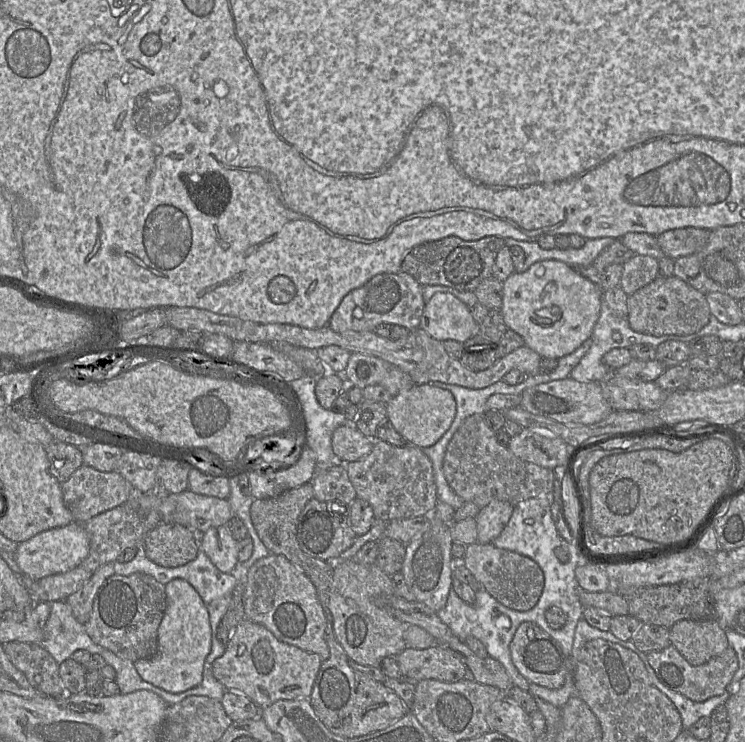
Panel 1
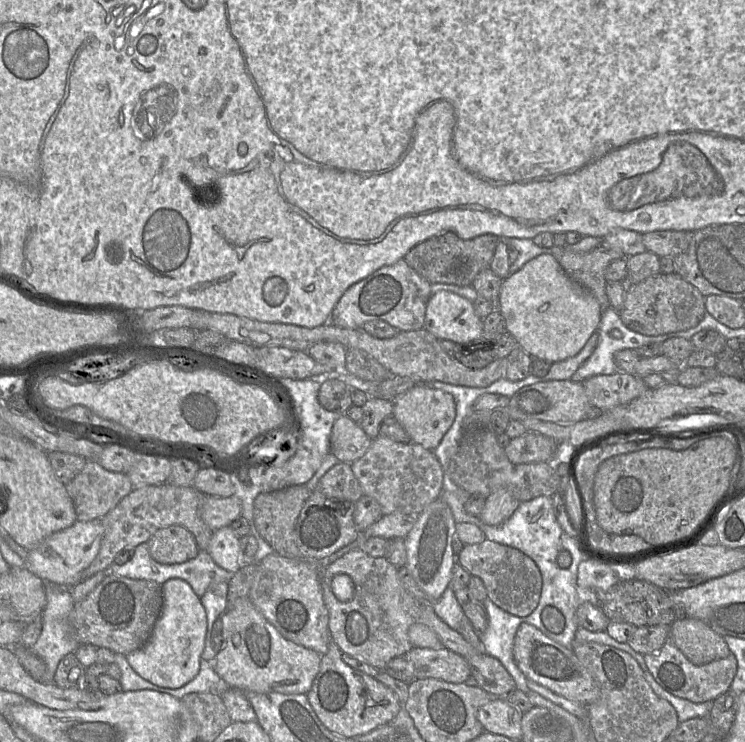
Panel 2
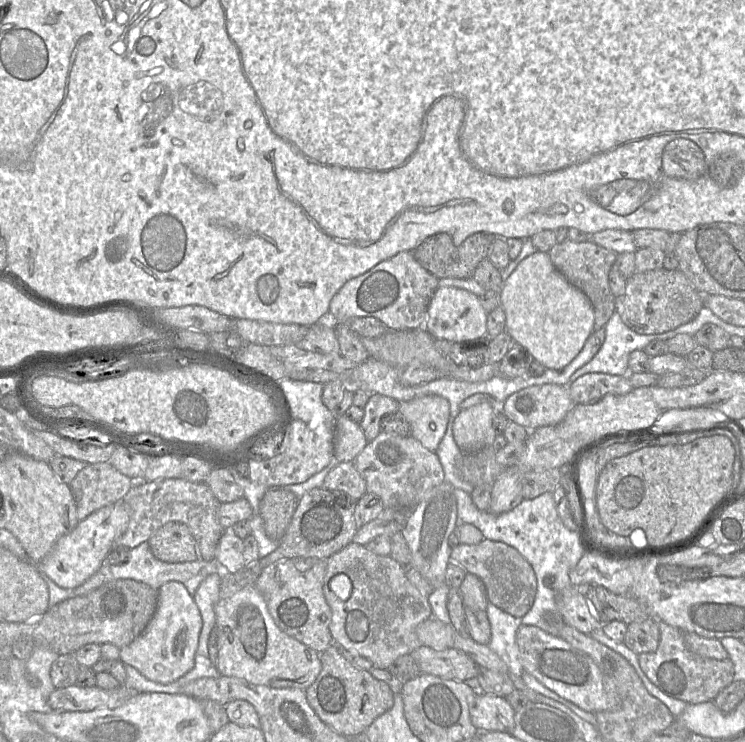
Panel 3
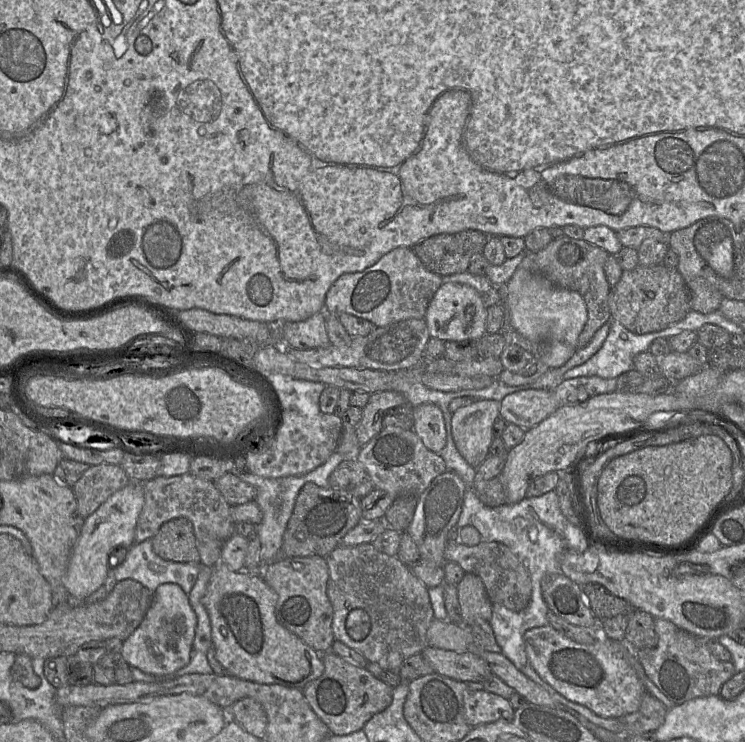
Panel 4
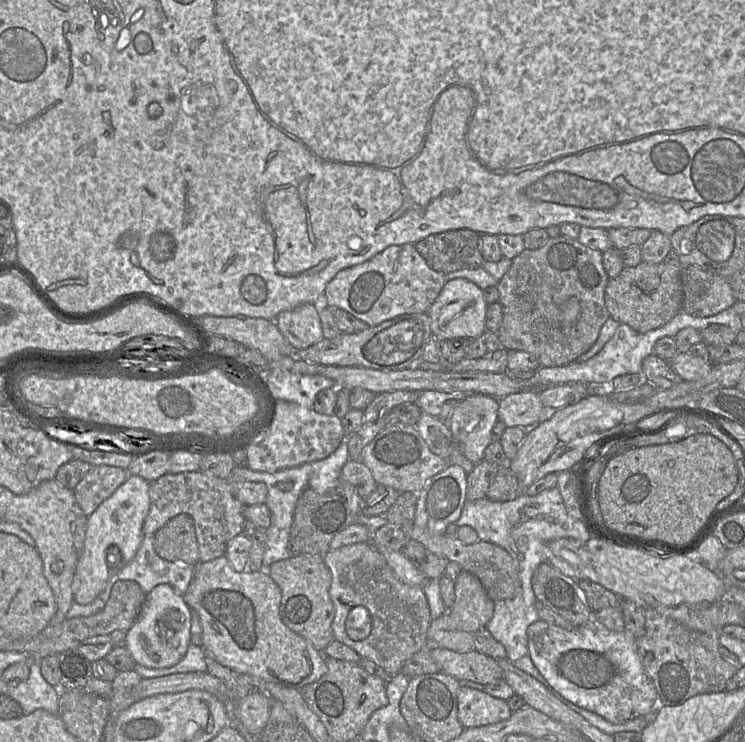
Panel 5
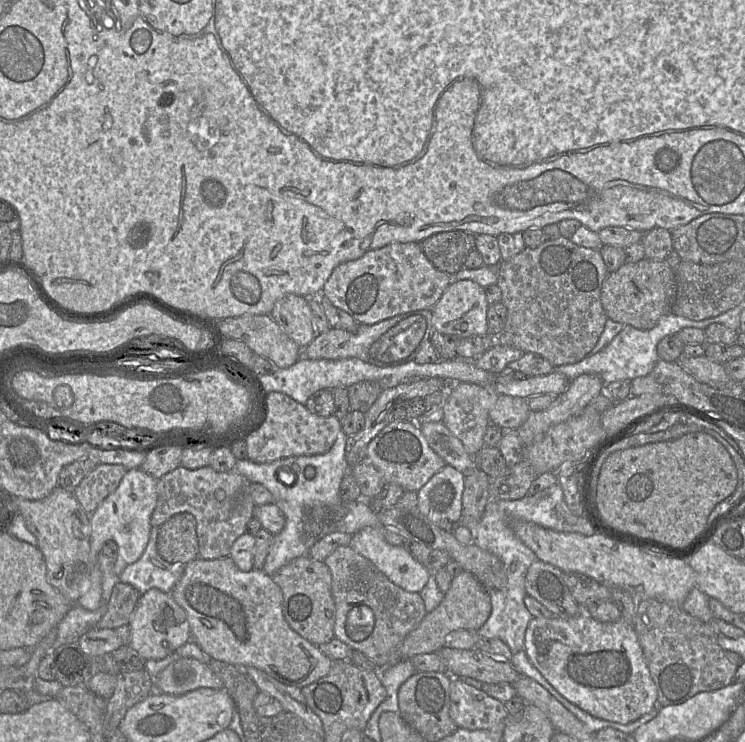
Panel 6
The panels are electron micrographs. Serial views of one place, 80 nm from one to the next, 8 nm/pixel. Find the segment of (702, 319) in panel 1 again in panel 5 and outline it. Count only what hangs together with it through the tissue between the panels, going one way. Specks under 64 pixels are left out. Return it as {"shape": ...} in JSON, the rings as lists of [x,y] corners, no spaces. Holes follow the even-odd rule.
{"shape":[[[642,261],[634,267],[625,266],[616,278],[609,278],[605,289],[605,304],[610,317],[640,333],[646,333],[667,324],[682,311],[681,271],[681,267],[665,262]]]}

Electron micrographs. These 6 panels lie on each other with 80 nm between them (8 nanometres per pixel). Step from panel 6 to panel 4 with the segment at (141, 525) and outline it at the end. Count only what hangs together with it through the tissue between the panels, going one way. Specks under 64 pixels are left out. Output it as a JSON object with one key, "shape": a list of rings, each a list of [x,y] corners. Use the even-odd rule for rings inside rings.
{"shape":[[[131,481],[111,495],[98,509],[84,520],[75,542],[62,583],[69,595],[85,598],[94,593],[105,581],[108,557],[115,547],[130,548],[134,544],[135,527],[144,505],[144,482]]]}

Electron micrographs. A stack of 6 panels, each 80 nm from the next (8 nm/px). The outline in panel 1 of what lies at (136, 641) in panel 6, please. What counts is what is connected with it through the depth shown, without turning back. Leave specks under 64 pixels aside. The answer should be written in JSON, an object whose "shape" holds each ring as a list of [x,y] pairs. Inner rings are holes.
{"shape":[[[173,579],[165,585],[166,609],[158,628],[158,645],[155,654],[137,660],[134,666],[140,677],[152,685],[170,693],[181,693],[198,686],[203,679],[203,668],[211,651],[211,626],[207,607],[197,591],[184,579]]]}

